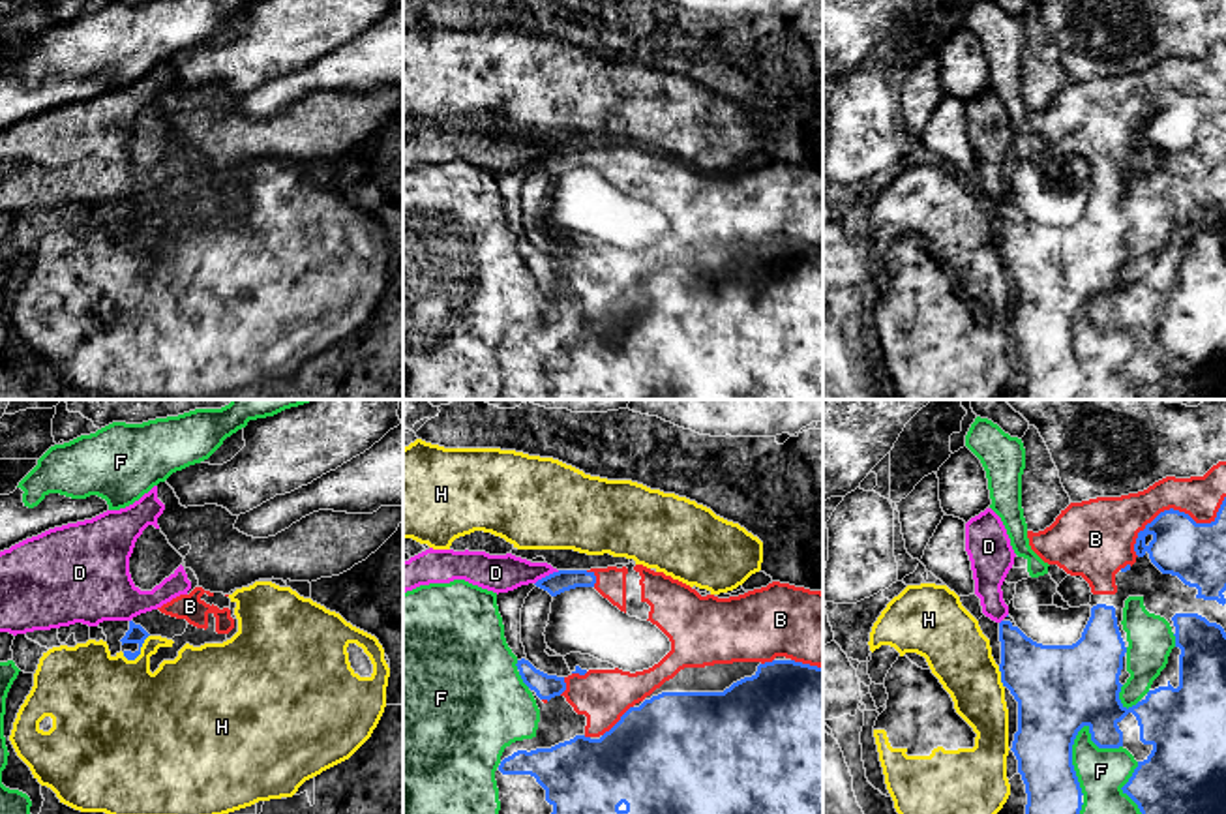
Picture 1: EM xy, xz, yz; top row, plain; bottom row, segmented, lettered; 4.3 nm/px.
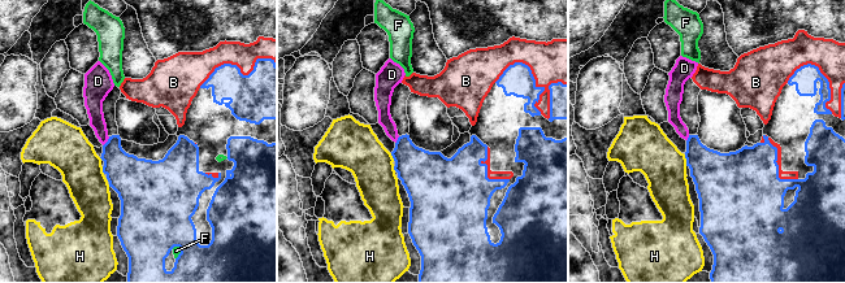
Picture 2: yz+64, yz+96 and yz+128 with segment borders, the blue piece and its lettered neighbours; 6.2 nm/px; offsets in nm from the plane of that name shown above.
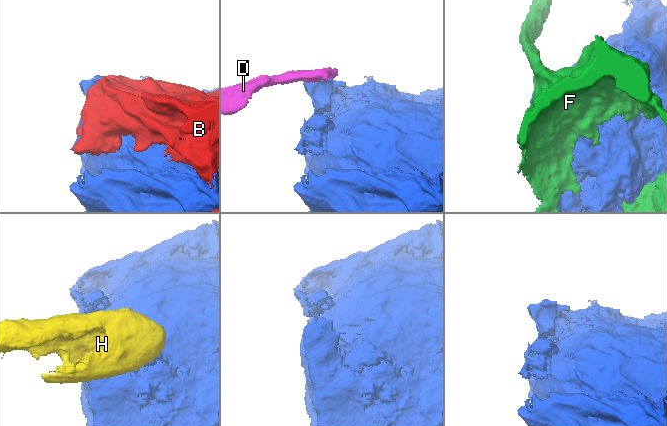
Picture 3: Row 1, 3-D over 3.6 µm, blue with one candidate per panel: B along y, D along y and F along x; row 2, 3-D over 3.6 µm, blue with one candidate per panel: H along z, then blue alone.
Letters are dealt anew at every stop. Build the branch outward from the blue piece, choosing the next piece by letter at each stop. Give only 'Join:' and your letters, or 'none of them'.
Join: B

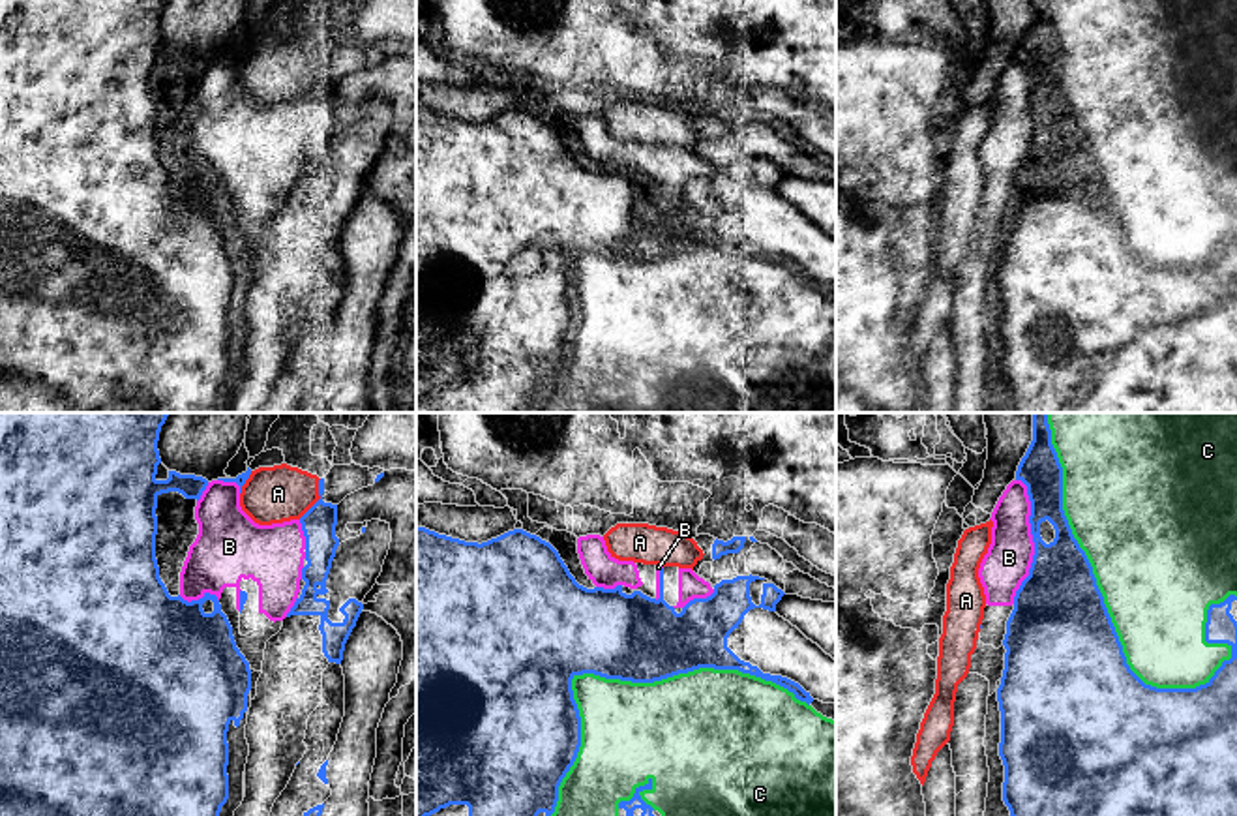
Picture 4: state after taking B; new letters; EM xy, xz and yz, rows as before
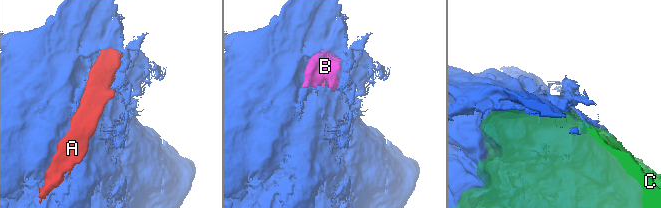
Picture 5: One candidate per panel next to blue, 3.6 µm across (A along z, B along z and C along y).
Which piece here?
Join: none of them

